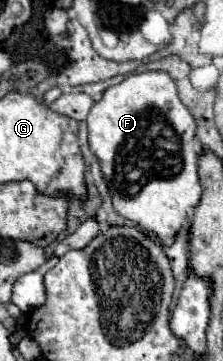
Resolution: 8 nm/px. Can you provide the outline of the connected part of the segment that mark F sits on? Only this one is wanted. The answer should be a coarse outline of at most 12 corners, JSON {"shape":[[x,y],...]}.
{"shape":[[143,71],[87,117],[113,209],[171,245],[201,199],[197,123]]}

